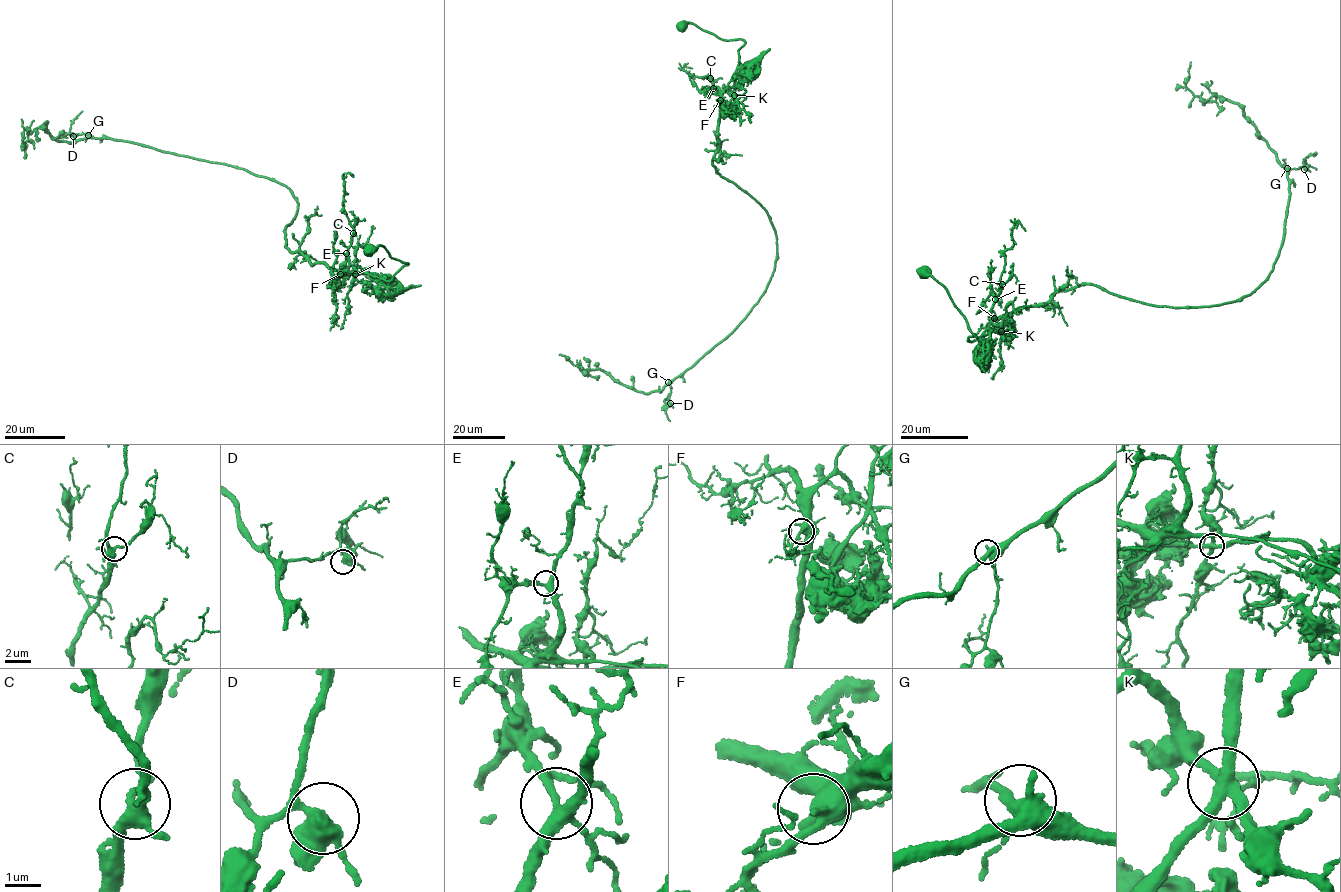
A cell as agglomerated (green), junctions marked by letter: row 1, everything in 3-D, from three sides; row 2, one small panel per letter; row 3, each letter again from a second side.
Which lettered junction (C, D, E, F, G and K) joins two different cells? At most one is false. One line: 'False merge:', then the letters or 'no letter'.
False merge: K

